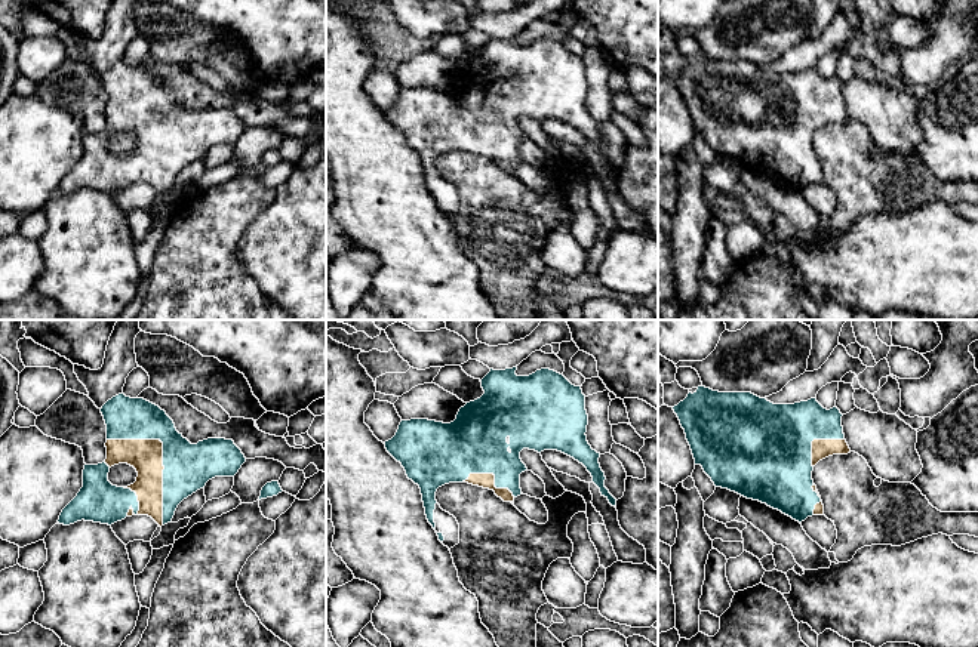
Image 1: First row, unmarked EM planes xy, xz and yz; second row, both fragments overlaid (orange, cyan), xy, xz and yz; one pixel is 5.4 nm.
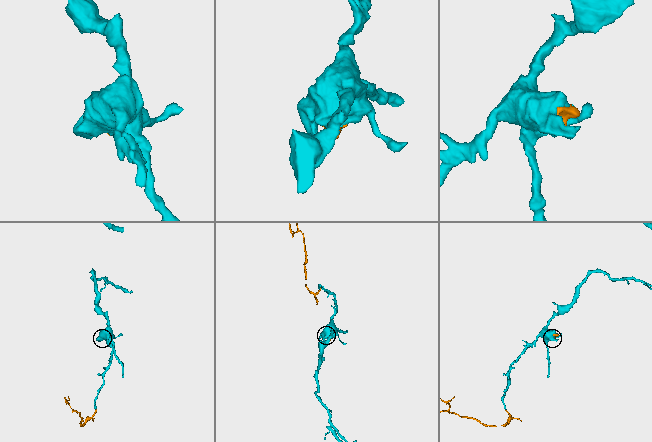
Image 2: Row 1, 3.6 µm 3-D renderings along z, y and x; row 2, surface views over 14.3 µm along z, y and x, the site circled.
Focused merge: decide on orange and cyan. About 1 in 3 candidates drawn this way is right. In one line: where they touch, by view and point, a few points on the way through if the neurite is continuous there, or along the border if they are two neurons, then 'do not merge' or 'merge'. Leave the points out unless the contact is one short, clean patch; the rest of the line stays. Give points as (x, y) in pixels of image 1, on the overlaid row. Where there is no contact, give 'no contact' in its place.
contact xy (162, 456); merge

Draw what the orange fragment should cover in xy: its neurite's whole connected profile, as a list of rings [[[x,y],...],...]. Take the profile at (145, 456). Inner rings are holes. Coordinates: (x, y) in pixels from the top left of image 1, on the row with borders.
[[[122,392],[108,400],[101,413],[107,425],[107,459],[98,465],[84,465],[83,487],[62,509],[59,524],[70,526],[84,520],[111,526],[126,517],[148,515],[162,527],[172,521],[184,499],[215,477],[234,477],[246,462],[233,440],[207,438],[191,444],[176,431],[164,410],[144,398],[130,398]],[[119,463],[136,469],[133,484],[117,487],[108,481],[110,468]]]

